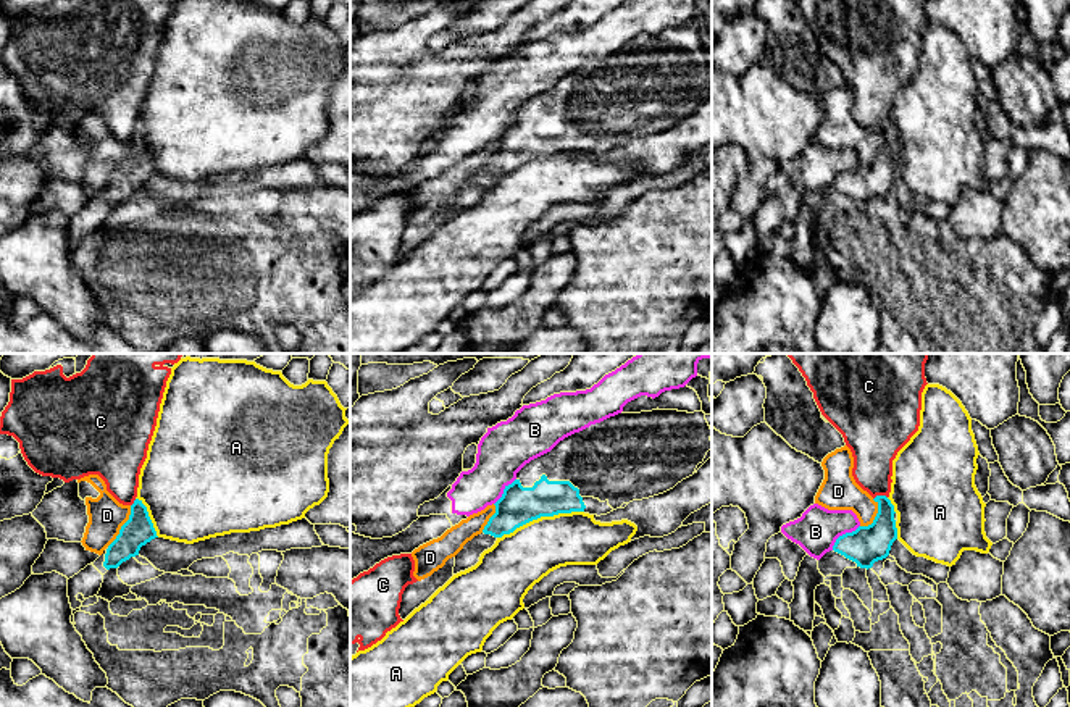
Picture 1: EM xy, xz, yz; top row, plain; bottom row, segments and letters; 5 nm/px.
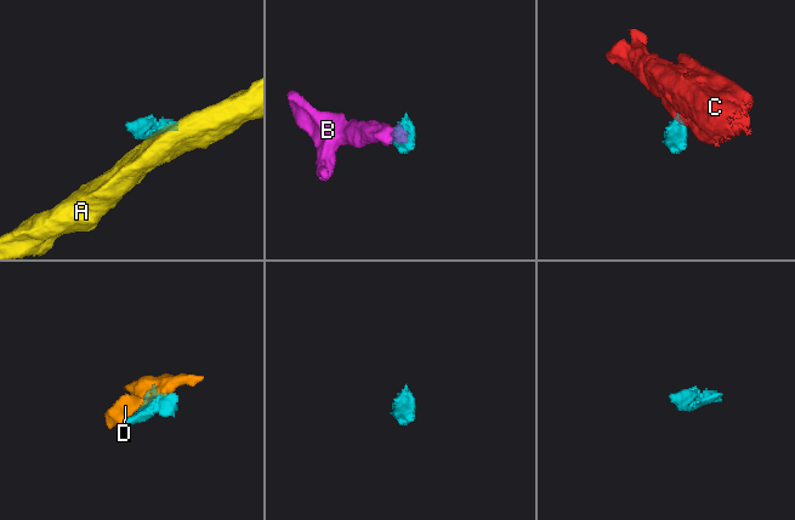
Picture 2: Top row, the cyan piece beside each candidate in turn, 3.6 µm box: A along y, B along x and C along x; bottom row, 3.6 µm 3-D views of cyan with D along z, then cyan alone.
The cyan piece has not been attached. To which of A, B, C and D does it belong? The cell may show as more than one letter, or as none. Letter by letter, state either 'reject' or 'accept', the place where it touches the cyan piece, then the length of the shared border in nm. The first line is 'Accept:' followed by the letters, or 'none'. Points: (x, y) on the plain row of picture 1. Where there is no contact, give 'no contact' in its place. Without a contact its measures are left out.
Accept: none
A: reject; meets cyan in xz at (539, 155); contact 460 nm long
B: reject; meets cyan in yz at (843, 173); contact 190 nm long
C: reject; meets cyan in yz at (880, 134); contact 70 nm long
D: reject; meets cyan in xy at (121, 165); contact 240 nm long

